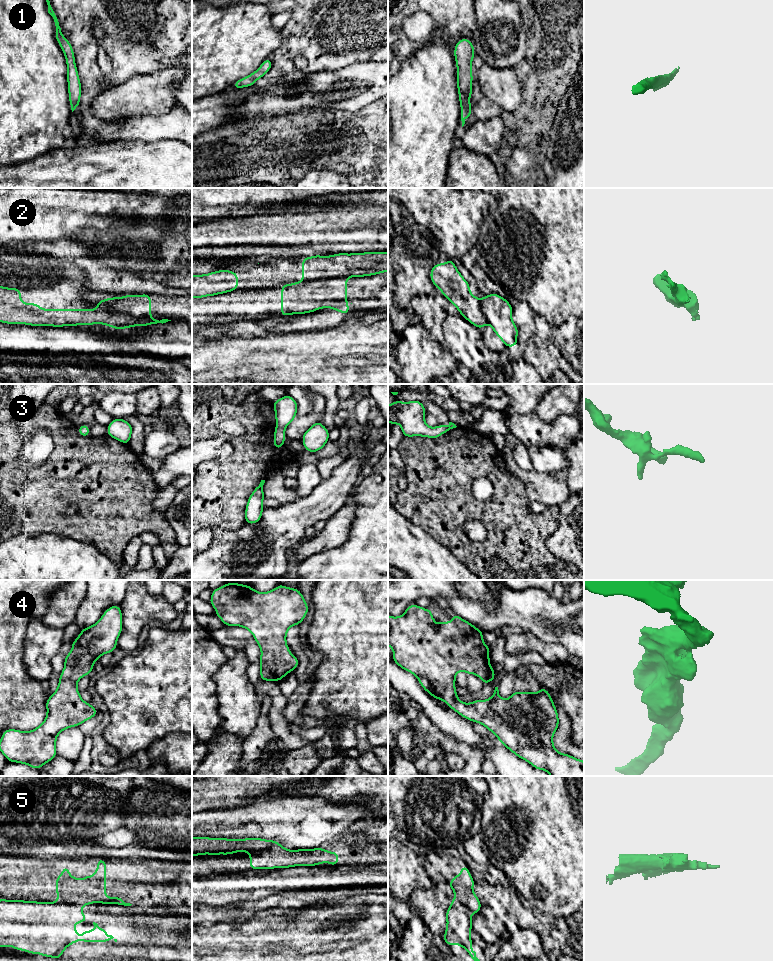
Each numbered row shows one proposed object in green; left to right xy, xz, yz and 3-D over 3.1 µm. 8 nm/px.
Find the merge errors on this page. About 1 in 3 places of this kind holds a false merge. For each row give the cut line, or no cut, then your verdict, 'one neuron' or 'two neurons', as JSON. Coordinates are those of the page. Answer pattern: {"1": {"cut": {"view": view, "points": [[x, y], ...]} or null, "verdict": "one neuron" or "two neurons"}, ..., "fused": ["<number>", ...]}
{"1": {"cut": null, "verdict": "one neuron"}, "2": {"cut": {"view": "xy", "points": [[98, 308], [109, 311], [121, 311], [135, 316], [150, 317]]}, "verdict": "two neurons"}, "3": {"cut": null, "verdict": "one neuron"}, "4": {"cut": null, "verdict": "one neuron"}, "5": {"cut": {"view": "xz", "points": [[277, 842], [274, 847], [250, 854]]}, "verdict": "two neurons"}, "fused": ["2", "5"]}

